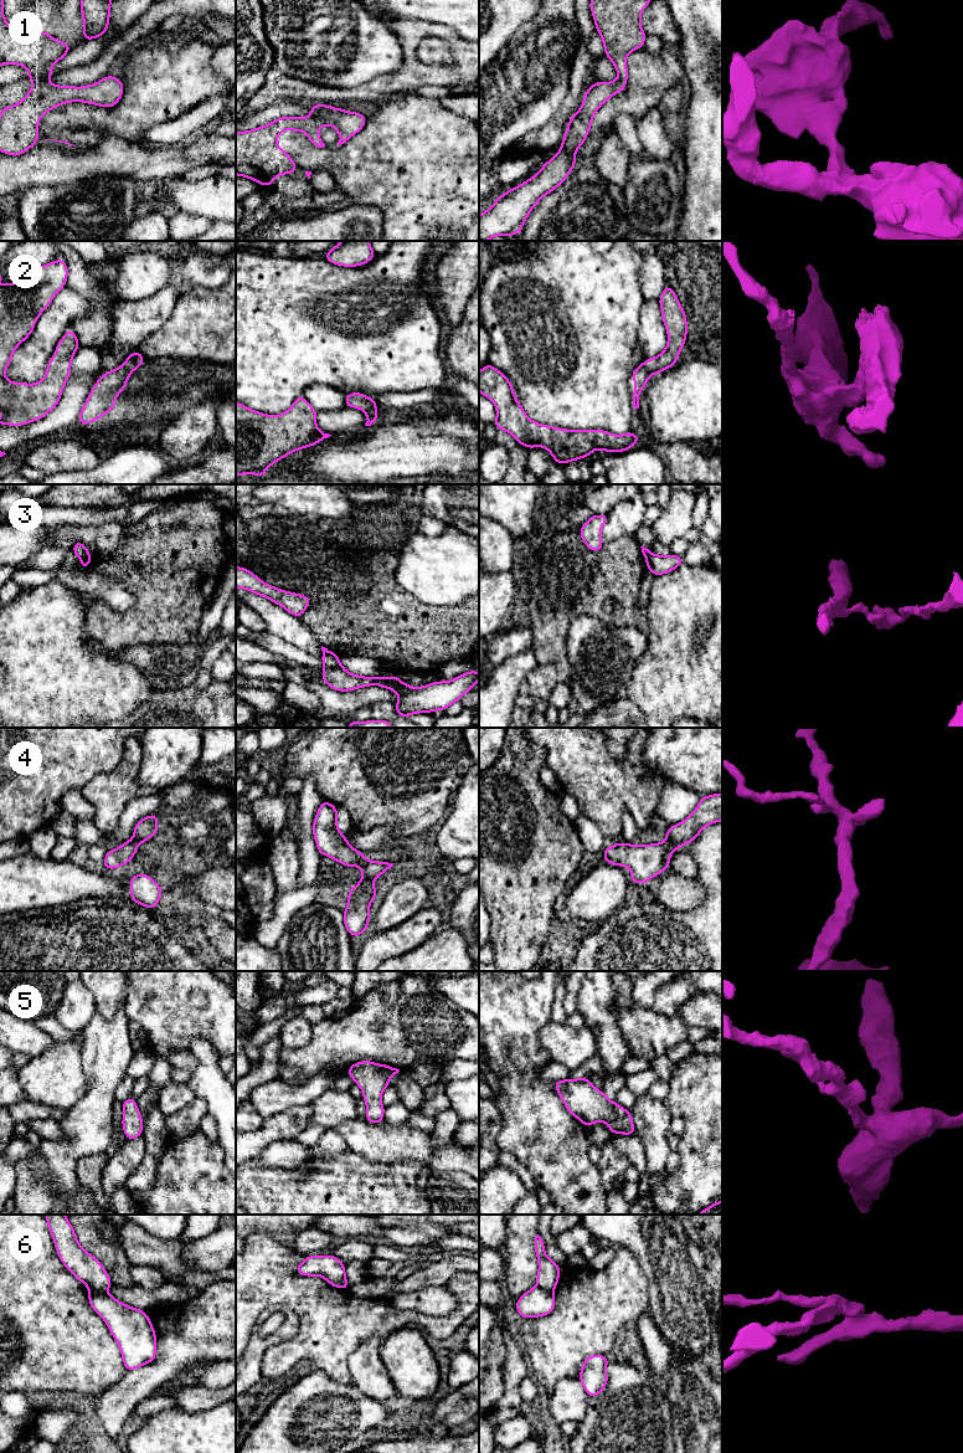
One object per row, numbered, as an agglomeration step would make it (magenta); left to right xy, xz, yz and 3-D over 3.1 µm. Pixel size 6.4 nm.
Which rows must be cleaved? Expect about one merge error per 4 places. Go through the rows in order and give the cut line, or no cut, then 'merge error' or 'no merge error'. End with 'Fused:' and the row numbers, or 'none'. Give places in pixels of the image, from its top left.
1: no cut; no merge error
2: cut in xz along (376, 404), (365, 411); merge error
3: cut in xy along (89, 554), (81, 559); merge error
4: no cut; no merge error
5: no cut; no merge error
6: cut in xy along (89, 1289), (106, 1292); merge error
Fused: 2, 3, 6

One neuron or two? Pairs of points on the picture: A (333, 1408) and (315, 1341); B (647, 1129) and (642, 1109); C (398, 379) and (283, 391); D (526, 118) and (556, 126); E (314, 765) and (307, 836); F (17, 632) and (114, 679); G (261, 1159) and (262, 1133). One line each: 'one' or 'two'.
A: two
B: one
C: one
D: two
E: two
F: one
G: two

